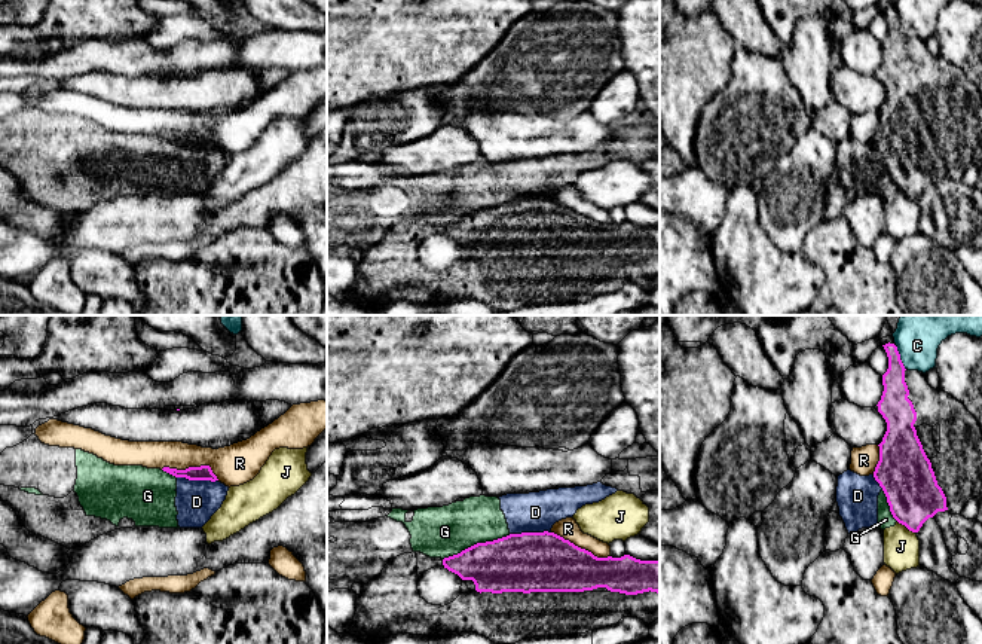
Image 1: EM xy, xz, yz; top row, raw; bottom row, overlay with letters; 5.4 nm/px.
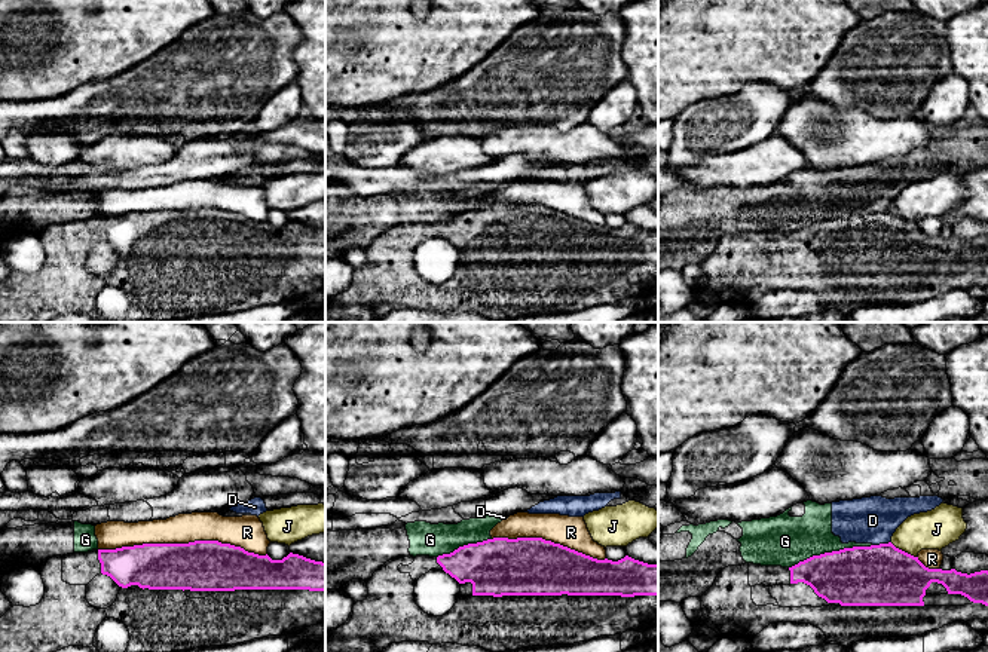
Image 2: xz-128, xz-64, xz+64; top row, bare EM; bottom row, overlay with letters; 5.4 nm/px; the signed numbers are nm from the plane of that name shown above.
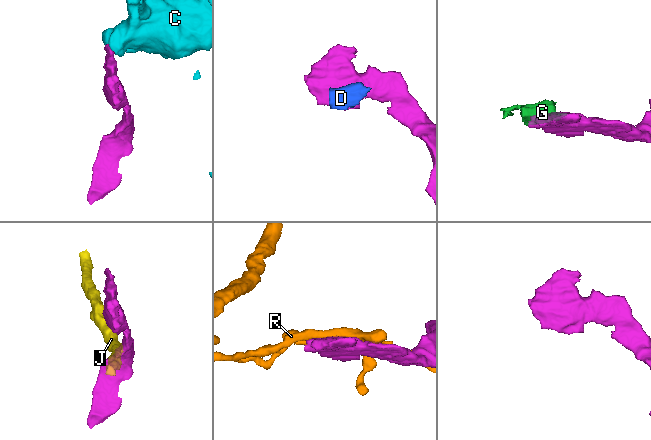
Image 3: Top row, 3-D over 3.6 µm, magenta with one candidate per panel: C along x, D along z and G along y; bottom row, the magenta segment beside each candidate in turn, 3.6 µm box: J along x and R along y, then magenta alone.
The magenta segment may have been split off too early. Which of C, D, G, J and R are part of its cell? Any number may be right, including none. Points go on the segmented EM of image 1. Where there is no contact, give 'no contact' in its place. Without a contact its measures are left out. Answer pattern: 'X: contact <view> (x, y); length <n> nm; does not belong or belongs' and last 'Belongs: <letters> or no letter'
C: contact yz (899, 357); length 150 nm; does not belong
D: contact xy (198, 479); length 220 nm; does not belong
G: contact xz (477, 543); length 400 nm; does not belong
J: contact yz (906, 527); length 120 nm; does not belong
R: contact xy (192, 467); length 320 nm; does not belong
Belongs: no letter

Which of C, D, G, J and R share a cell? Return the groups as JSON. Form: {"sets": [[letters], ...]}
{"sets": [["C"], ["D", "G"], ["J"], ["R"]]}

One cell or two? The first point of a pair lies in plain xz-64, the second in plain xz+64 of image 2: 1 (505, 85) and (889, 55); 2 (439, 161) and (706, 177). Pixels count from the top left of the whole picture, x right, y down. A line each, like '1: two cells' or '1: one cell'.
1: one cell
2: one cell

